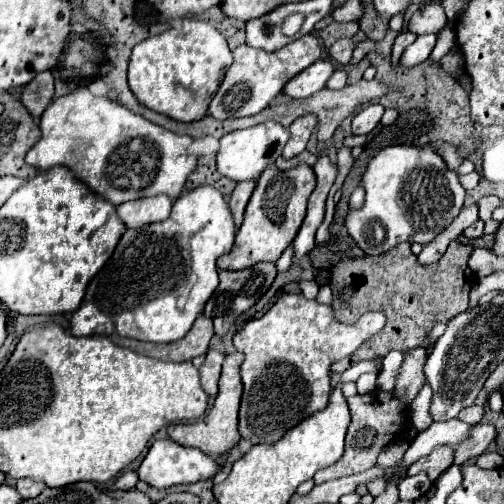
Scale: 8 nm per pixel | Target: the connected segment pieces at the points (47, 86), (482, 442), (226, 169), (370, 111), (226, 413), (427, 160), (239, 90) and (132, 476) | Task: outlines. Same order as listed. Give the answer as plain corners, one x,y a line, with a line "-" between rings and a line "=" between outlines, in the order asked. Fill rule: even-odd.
42,72
24,86
20,102
28,108
28,112
32,112
32,116
40,118
46,106
52,102
52,96
54,96
54,78
50,72
=
476,424
476,426
470,426
470,436
458,446
454,464
462,466
466,460
484,454
486,448
488,448
488,444
494,438
496,438
496,428
492,424
=
262,122
258,126
246,128
246,130
234,130
220,138
220,150
218,150
218,172
234,182
242,180
258,180
262,170
282,154
282,148
290,140
290,132
276,122
=
368,104
364,110
360,110
352,120
352,134
370,134
374,126
380,122
384,114
384,106
380,104
=
232,352
224,358
222,364
222,376
218,382
218,396
210,408
210,412
200,418
198,422
192,424
170,424
168,426
168,436
180,444
180,446
188,446
188,448
198,448
206,454
224,454
230,452
234,444
238,444
240,440
240,432
238,432
238,406
240,406
240,398
242,398
242,380
240,380
240,364
242,364
244,356
240,352
=
396,144
380,150
370,160
360,186
366,192
364,206
348,210
344,226
368,256
384,254
400,242
428,244
458,216
464,202
464,188
436,146
=
314,32
298,38
292,44
286,44
274,54
268,54
264,50
246,44
238,46
234,50
234,64
228,68
222,88
218,88
216,96
210,102
210,116
216,120
228,120
228,118
244,118
258,114
268,106
268,102
274,96
282,92
284,84
290,78
294,78
298,72
320,60
320,56
322,56
322,48
318,46
318,38
=
124,472
122,476
116,478
116,482
110,486
110,490
130,490
136,486
136,482
138,482
136,472

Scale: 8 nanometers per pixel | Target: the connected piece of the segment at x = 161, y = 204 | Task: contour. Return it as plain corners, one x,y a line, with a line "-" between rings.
152,196
124,202
116,206
116,212
120,220
126,224
126,228
142,228
146,224
166,220
170,216
170,208
172,200
168,196

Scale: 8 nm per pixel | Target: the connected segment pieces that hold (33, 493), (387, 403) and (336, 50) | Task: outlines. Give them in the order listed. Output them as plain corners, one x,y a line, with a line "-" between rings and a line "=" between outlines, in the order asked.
28,478
26,480
18,480
18,484
16,484
16,490
20,492
22,498
36,498
44,488
46,488
44,482
28,480
=
374,390
372,394
364,394
364,396
356,394
356,396
348,398
348,406
350,406
352,422
350,422
348,434
346,434
346,450
344,450
342,458
336,464
332,464
324,470
318,470
314,474
316,484
322,484
322,482
328,482
332,478
342,478
342,476
350,476
350,474
372,468
376,464
378,454
384,450
384,446
390,444
392,438
398,434
398,430
406,428
406,422
408,422
406,420
408,412
400,404
396,392
=
360,30
360,32
358,32
354,38
350,38
350,40
338,40
338,42
334,42
332,48
330,48
332,60
338,62
340,66
346,66
346,64
350,62
350,58
352,58
354,46
356,46
358,42
362,42
362,40
366,40
366,34

